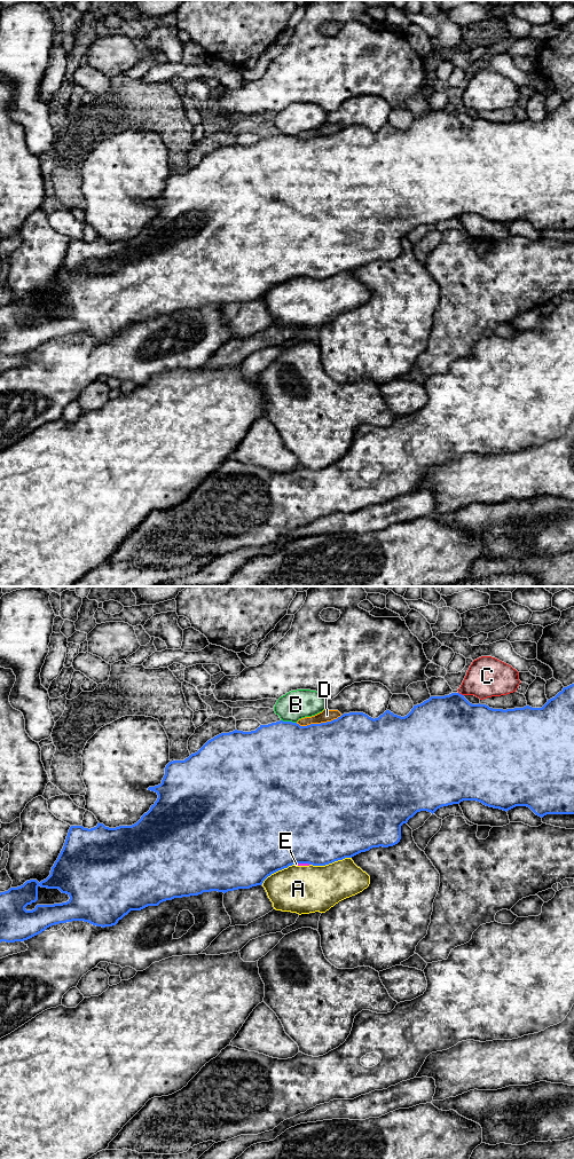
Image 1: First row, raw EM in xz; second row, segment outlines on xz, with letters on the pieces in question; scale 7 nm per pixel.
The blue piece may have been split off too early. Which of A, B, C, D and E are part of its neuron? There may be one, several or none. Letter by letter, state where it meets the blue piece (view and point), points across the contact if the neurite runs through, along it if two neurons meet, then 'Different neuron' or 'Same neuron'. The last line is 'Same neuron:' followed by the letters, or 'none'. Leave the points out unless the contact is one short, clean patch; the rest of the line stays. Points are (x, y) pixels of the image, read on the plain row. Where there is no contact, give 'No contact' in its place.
A: Touches blue at xz (330, 276). Different neuron
B: Touches blue at xz (289, 135). Different neuron
C: Touches blue at xz (461, 108). Different neuron
D: Touches blue at xz (319, 138). Different neuron
E: Touches blue at xz (303, 276). Boundary: xz (295, 277), (309, 277). Different neuron
Same neuron: none

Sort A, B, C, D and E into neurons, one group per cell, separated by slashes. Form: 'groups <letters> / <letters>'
groups A E / B / C / D

